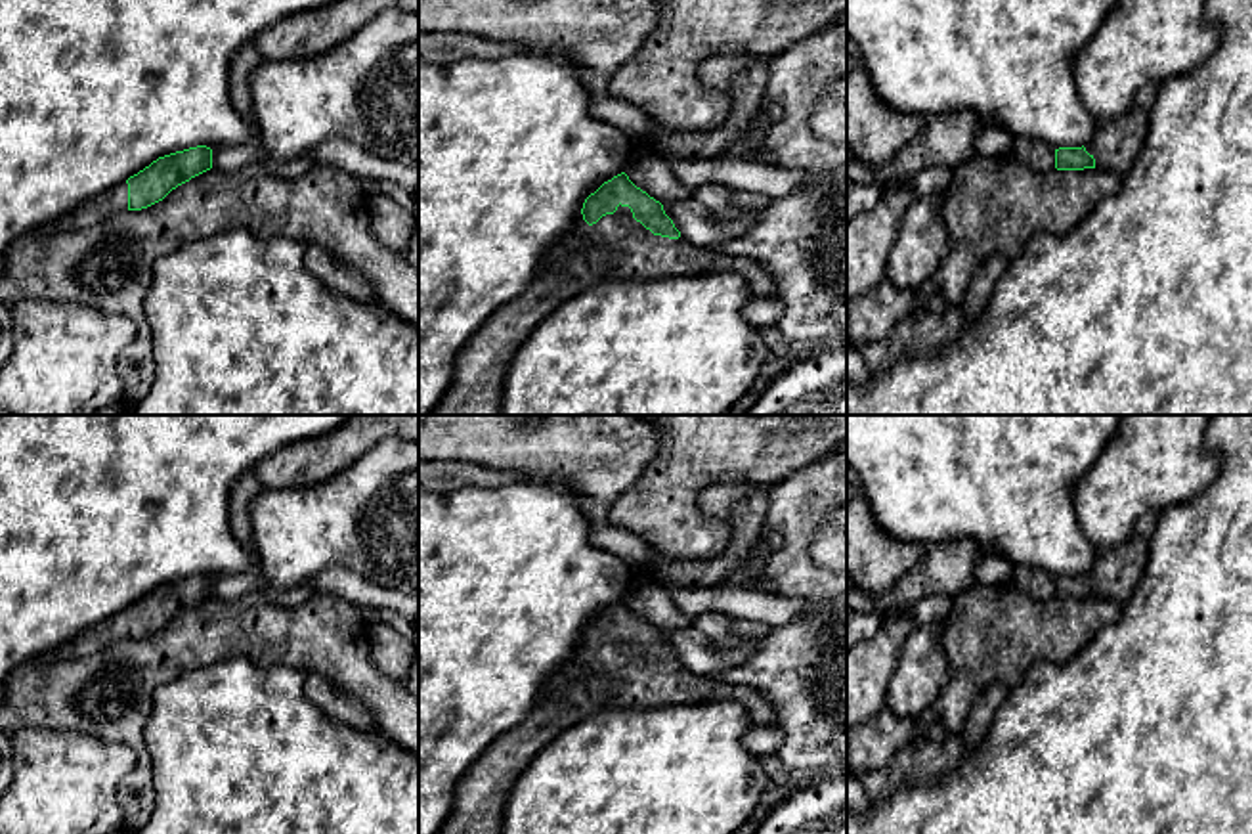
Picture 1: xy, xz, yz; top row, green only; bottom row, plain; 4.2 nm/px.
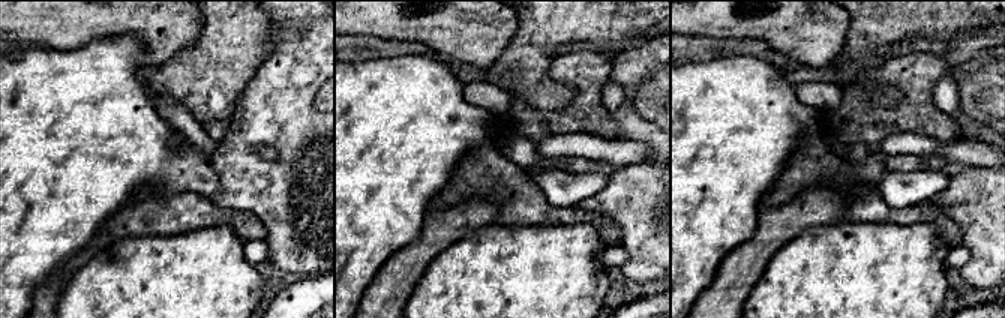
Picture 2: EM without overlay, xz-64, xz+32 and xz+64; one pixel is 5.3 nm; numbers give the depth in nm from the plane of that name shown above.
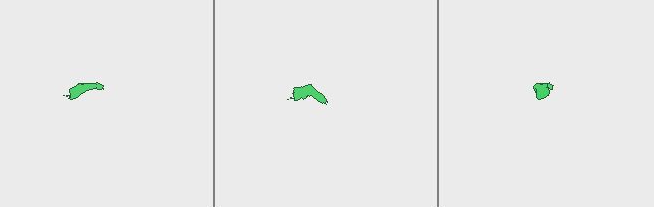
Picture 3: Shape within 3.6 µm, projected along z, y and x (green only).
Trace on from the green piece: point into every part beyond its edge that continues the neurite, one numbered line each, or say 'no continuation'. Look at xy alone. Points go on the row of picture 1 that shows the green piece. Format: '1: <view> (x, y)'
1: xy (115, 199)

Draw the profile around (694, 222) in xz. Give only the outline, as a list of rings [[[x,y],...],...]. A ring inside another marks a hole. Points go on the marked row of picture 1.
[[[696,199],[667,201],[661,205],[680,235],[702,249],[713,249],[715,245],[744,233],[757,216],[757,210],[747,210],[738,220],[721,220]]]

